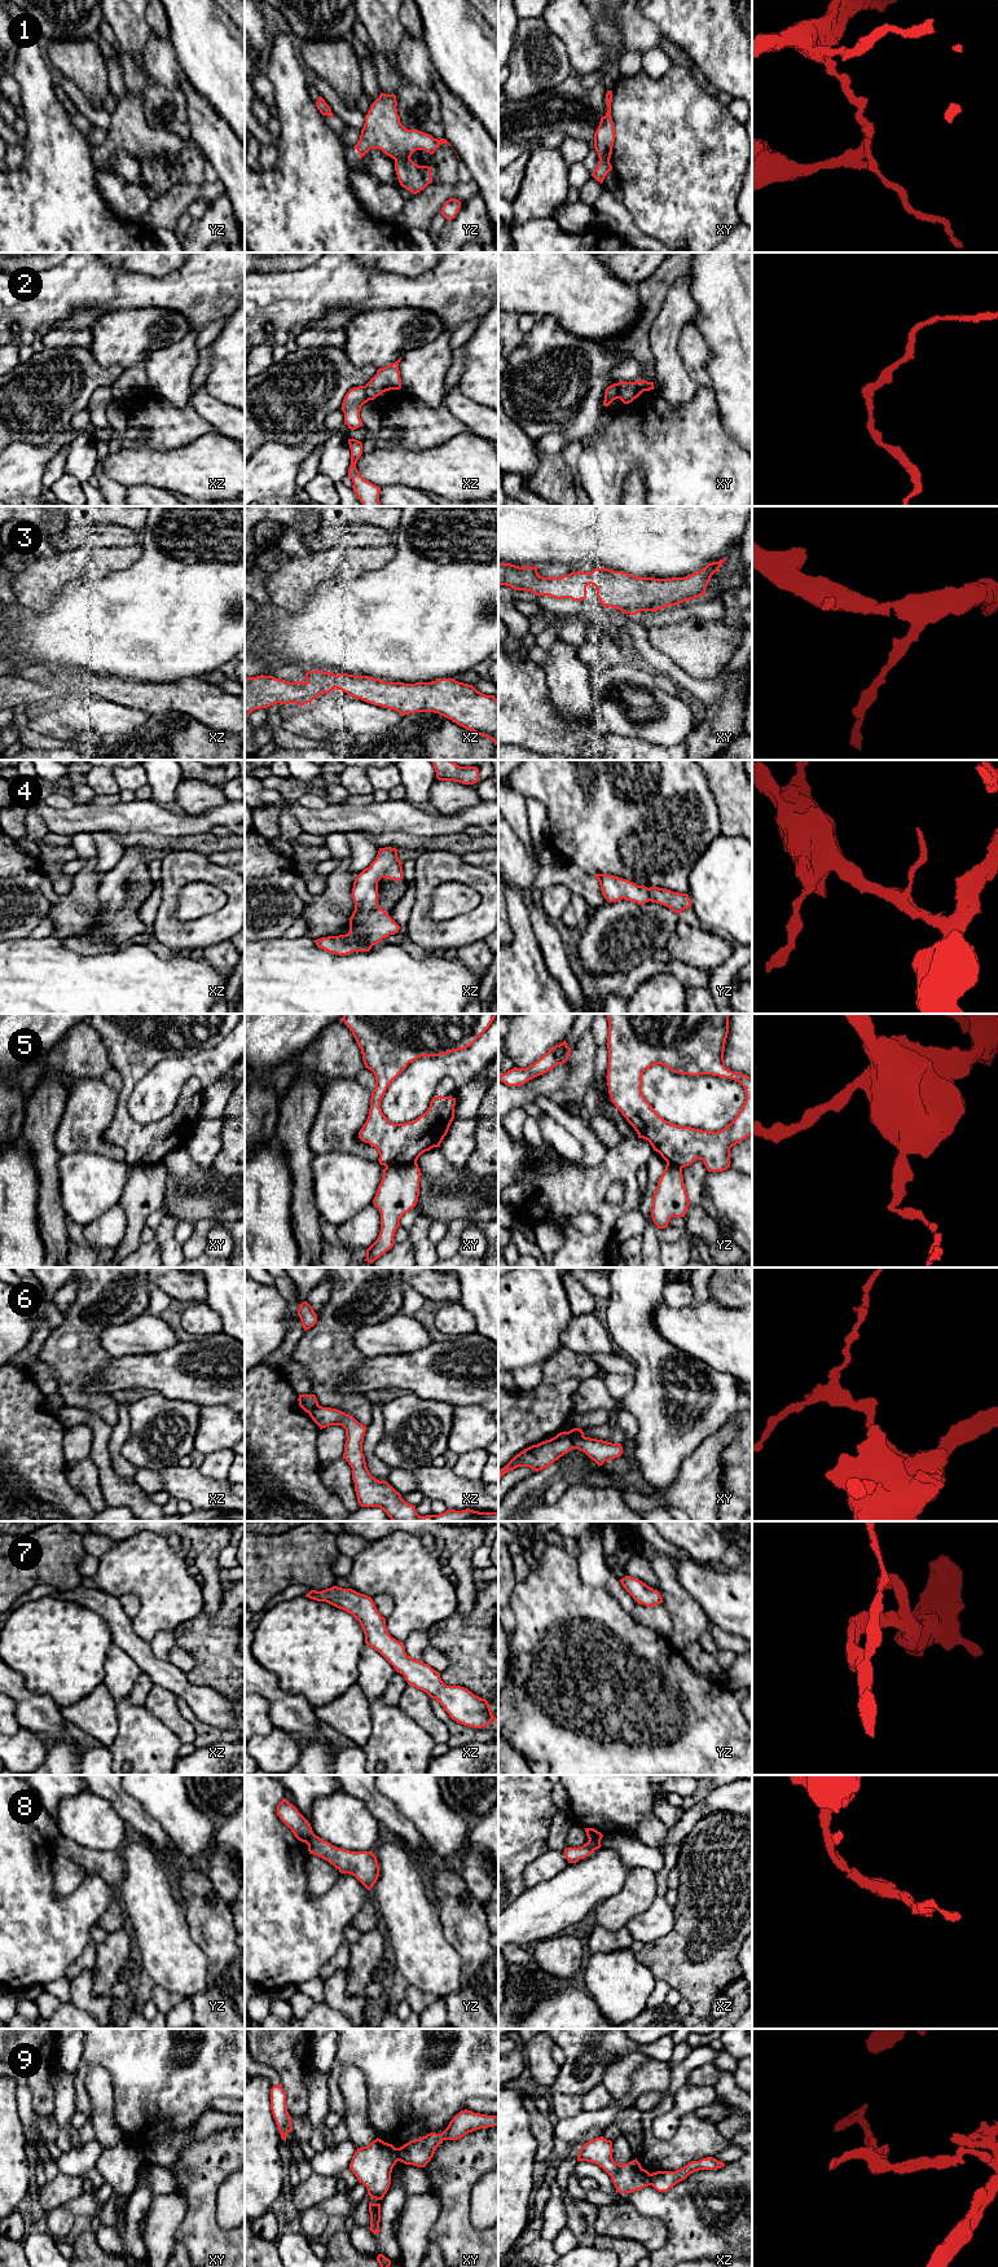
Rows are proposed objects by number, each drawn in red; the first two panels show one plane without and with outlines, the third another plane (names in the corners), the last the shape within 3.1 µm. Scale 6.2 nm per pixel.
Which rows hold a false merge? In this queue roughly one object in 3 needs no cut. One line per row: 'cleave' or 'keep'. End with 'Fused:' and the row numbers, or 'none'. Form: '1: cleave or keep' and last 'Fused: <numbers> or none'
1: cleave
2: cleave
3: keep
4: keep
5: cleave
6: cleave
7: keep
8: cleave
9: cleave
Fused: 1, 2, 5, 6, 8, 9

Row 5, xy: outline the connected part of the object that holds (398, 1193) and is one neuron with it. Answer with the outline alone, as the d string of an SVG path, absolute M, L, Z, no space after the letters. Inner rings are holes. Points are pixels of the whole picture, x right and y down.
M417 1163L401 1167L386 1167L373 1204L381 1213L381 1233L366 1249L366 1258L373 1264L395 1244L395 1233L401 1217L413 1209L419 1196L421 1169Z

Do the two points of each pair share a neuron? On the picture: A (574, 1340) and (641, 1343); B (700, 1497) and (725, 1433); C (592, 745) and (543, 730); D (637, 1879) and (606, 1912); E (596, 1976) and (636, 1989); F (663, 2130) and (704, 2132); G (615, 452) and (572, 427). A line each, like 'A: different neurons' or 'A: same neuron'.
A: different neurons
B: same neuron
C: same neuron
D: same neuron
E: same neuron
F: different neurons
G: different neurons

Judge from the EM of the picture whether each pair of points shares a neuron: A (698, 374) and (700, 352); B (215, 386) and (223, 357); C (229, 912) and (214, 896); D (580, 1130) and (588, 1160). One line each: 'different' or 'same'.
A: same
B: same
C: different
D: same

